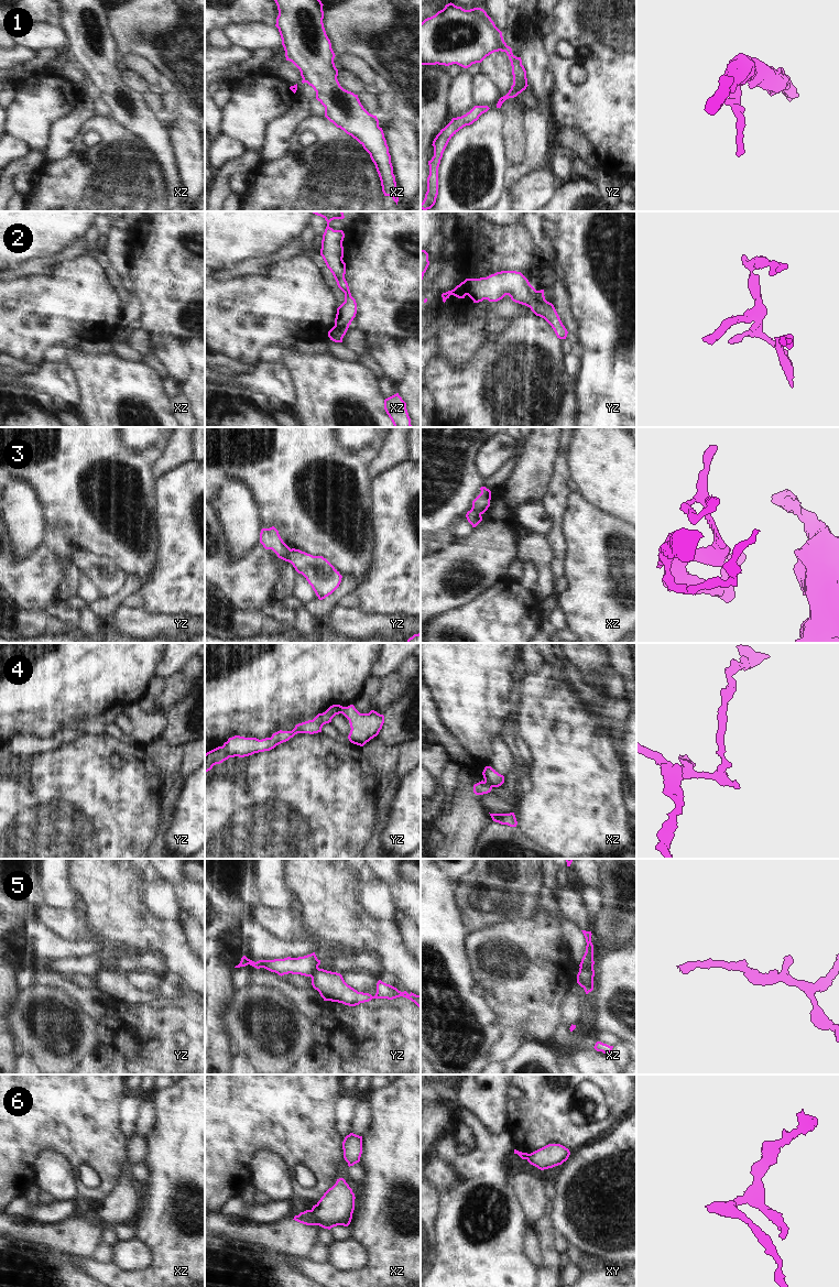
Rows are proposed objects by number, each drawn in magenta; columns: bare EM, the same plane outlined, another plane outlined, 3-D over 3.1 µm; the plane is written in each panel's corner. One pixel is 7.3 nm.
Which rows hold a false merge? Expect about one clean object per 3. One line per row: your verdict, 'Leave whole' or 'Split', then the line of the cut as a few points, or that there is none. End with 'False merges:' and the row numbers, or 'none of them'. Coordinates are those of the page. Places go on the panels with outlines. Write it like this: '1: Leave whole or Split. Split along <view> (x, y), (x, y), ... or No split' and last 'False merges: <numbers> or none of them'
1: Split. Split along yz (505, 44), (503, 51)
2: Split. Split along yz (536, 291), (534, 302), (530, 307)
3: Split. Split along yz (290, 548), (290, 558), (287, 560)
4: Split. Split along xz (483, 782), (493, 786)
5: Split. Split along xz (580, 966), (592, 967)
6: Split. Split along xz (309, 1210), (318, 1224)
False merges: 1, 2, 3, 4, 5, 6.

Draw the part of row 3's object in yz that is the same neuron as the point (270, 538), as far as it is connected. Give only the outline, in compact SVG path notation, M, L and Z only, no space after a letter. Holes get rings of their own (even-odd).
M274 526L261 530L260 543L265 549L272 549L279 558L288 561L291 548L283 542Z

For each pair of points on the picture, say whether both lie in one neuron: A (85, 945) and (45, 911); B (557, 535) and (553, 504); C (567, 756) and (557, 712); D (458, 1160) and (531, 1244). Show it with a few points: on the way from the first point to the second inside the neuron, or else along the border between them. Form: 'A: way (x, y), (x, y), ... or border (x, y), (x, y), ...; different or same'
A: border (54, 934), (67, 940), (91, 939), (96, 941); different
B: way (556, 527), (555, 512); same
C: way (567, 745), (559, 733), (559, 723); same
D: border (524, 1240), (523, 1252); different

